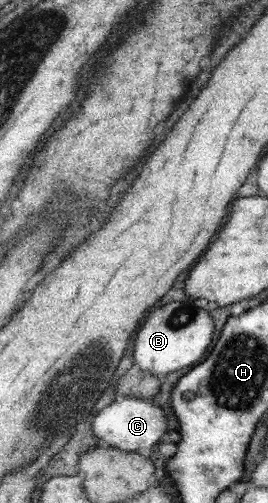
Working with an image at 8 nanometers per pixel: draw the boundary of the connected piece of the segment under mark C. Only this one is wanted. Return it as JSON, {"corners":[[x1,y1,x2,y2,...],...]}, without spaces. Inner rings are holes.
{"corners":[[127,397,117,399,97,412,92,423,92,431,99,439,110,447,118,447,123,451,148,452,155,448,167,435,167,413,158,406,153,406,151,400]]}

